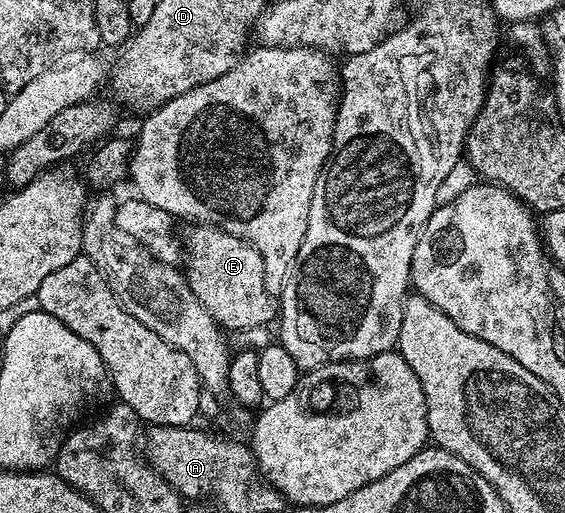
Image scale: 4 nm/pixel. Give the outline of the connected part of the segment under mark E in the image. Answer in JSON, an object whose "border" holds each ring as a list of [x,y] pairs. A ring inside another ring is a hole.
{"border":[[[190,223],[180,240],[184,250],[184,272],[188,287],[223,330],[258,329],[276,317],[276,301],[264,283],[264,263],[244,239],[217,229],[215,225]]]}

